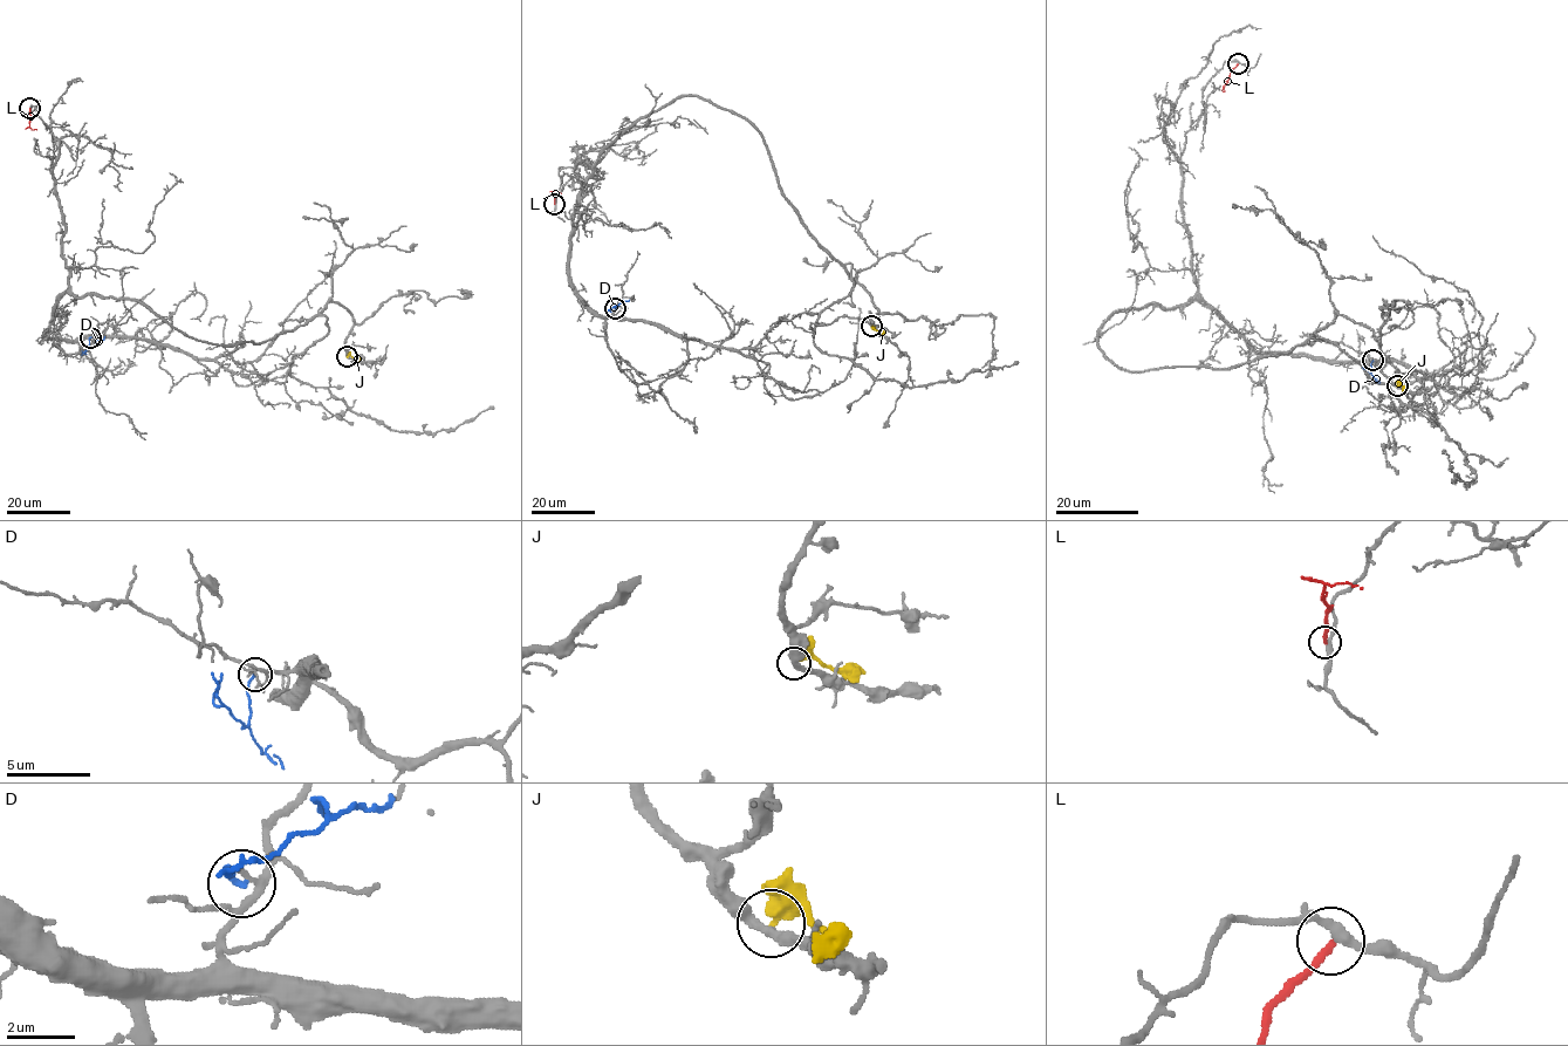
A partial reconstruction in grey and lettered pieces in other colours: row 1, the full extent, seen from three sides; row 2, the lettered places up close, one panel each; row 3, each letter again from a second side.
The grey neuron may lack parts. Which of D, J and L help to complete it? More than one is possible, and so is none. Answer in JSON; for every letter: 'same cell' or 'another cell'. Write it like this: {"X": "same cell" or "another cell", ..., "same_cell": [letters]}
{"D": "another cell", "J": "another cell", "L": "another cell", "same_cell": []}

